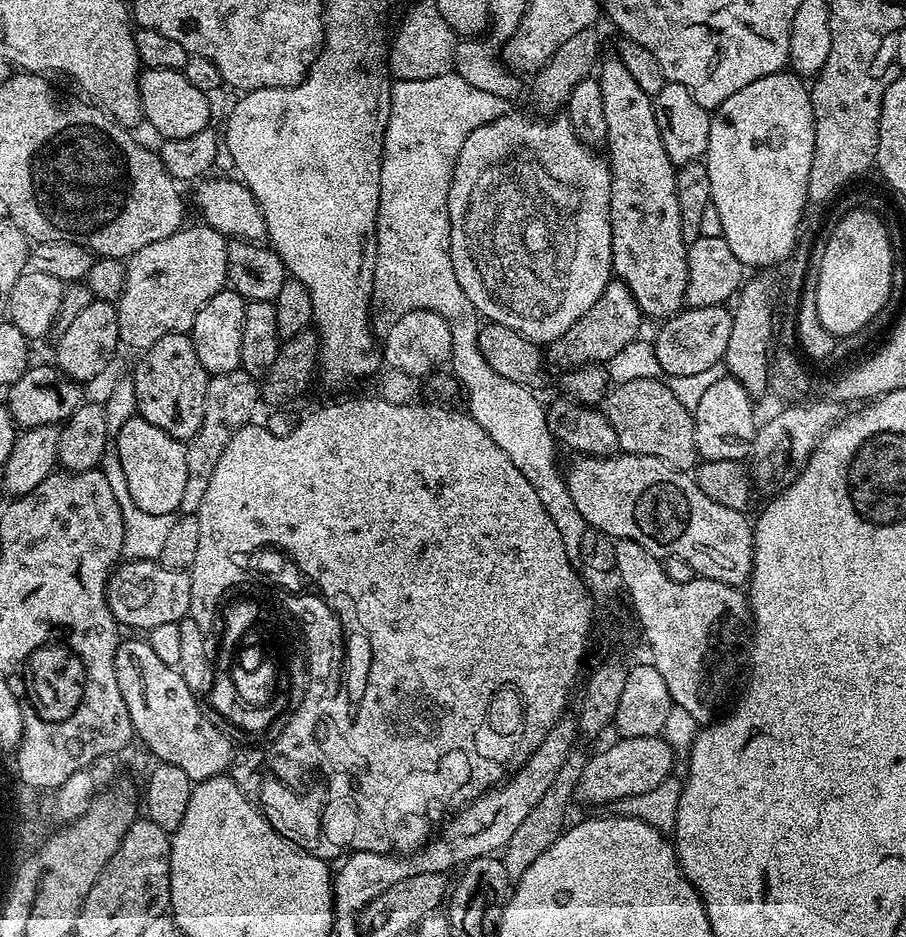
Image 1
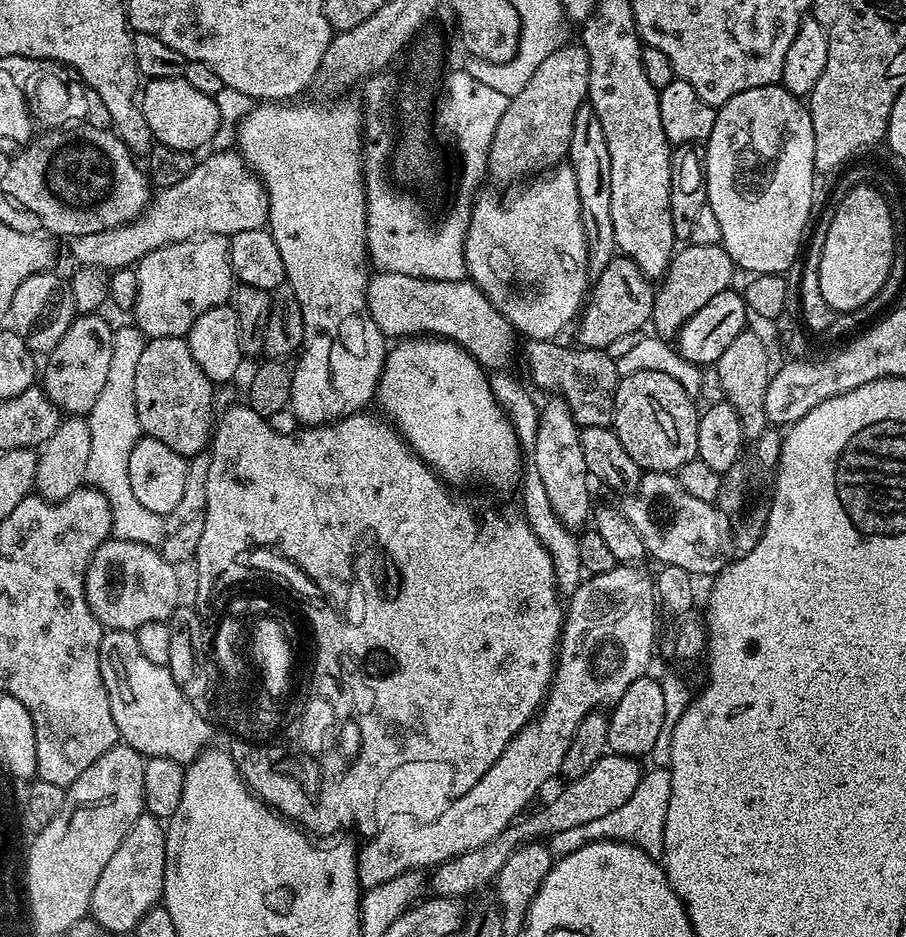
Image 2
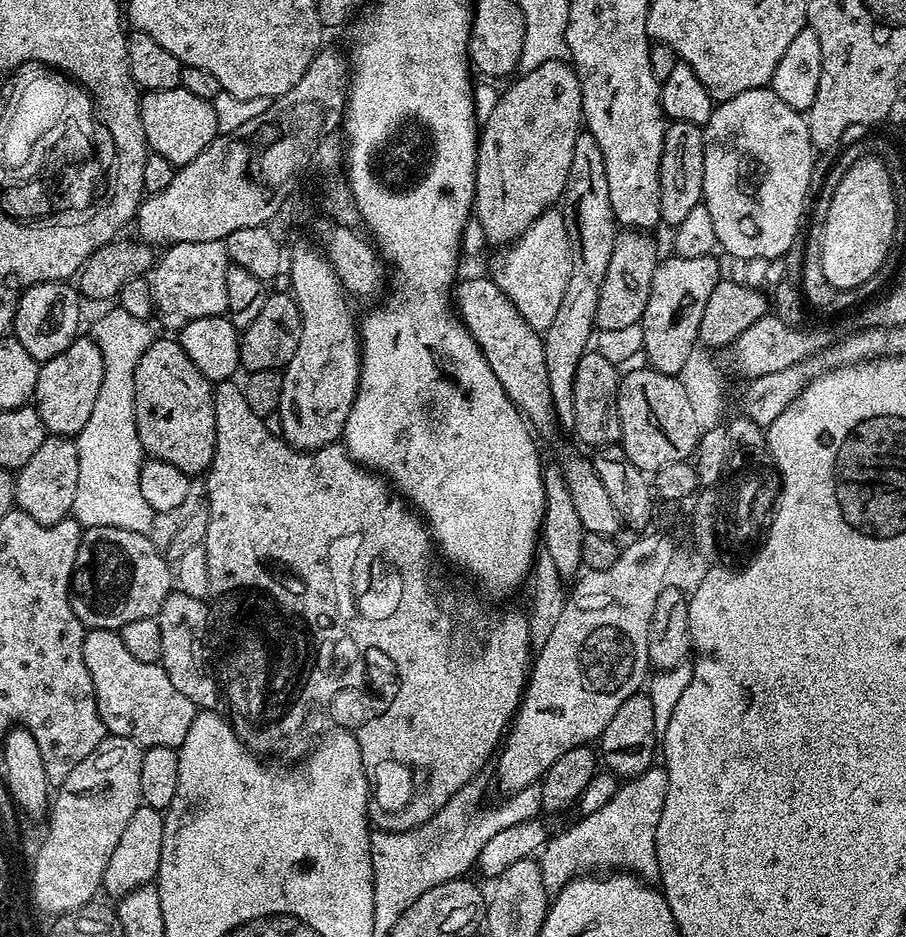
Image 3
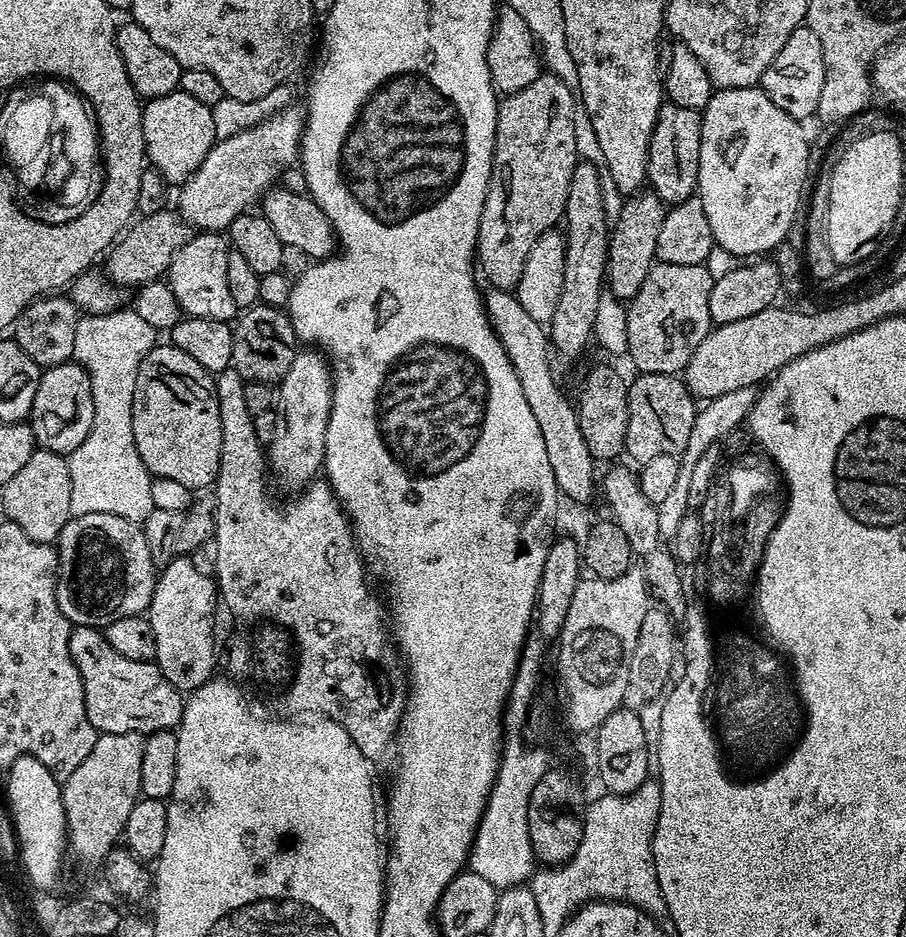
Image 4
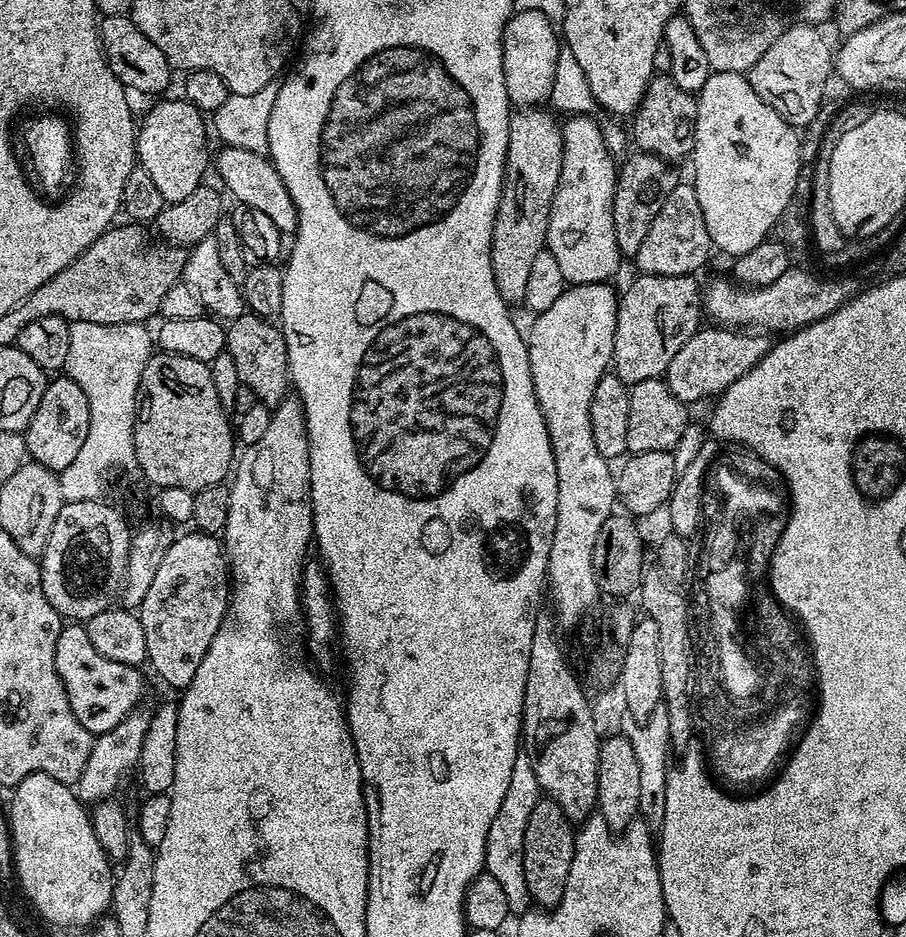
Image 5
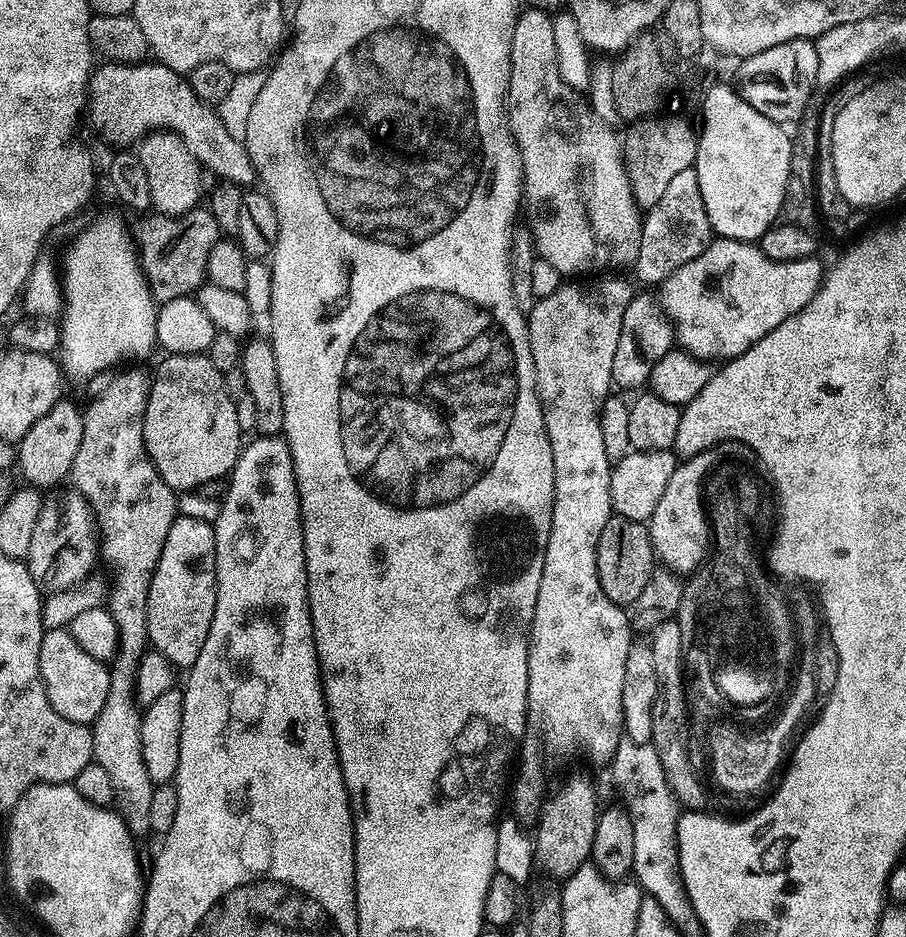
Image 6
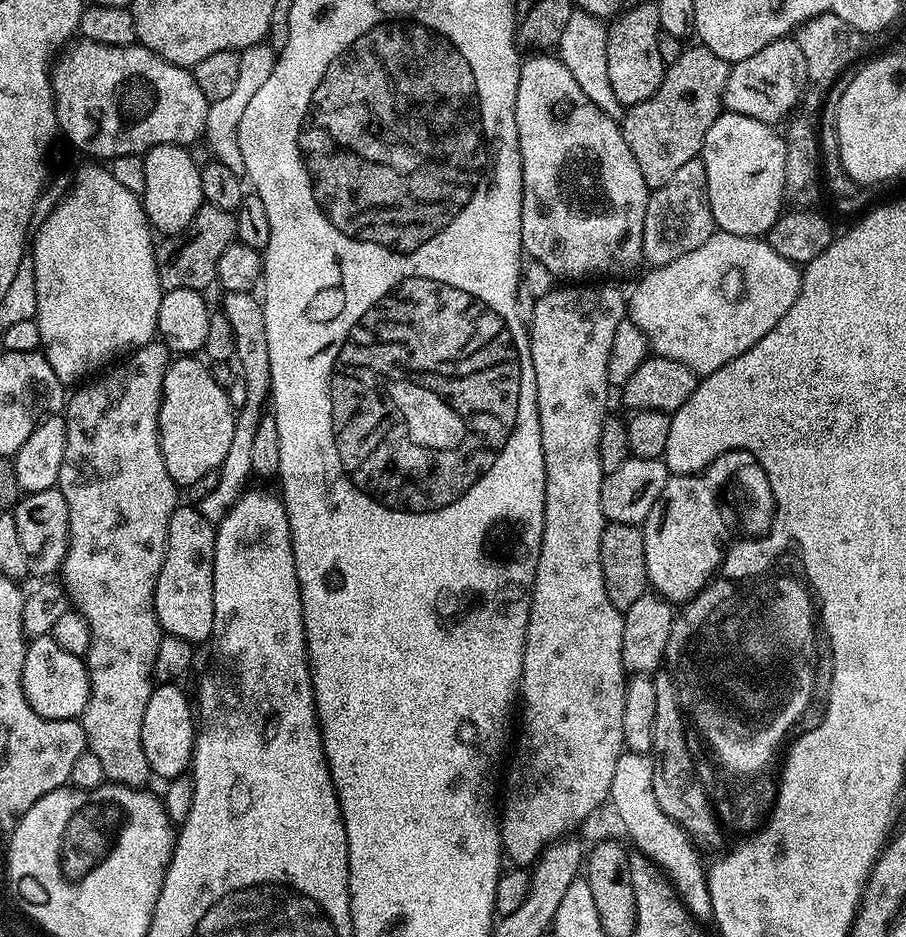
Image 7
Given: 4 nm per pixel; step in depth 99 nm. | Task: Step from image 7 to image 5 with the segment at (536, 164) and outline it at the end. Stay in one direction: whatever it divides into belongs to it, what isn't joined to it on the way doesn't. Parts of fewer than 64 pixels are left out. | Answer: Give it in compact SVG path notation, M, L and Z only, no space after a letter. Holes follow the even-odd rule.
M538 10L513 11L504 27L502 70L506 78L506 94L516 106L540 106L552 95L556 63L562 51L557 25ZM572 114L563 121L564 153L562 174L558 178L558 190L550 206L547 251L554 254L562 270L562 278L569 285L603 284L611 281L612 275L620 268L622 253L618 238L614 234L614 196L618 179L617 161L612 161L612 152L604 141L604 132L588 114Z

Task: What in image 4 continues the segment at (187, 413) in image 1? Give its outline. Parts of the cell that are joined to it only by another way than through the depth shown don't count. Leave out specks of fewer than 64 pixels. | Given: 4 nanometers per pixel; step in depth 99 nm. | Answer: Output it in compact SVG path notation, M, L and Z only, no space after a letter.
M171 342L157 343L156 347L142 358L142 366L138 366L138 382L134 386L134 406L132 407L132 425L134 426L134 446L138 446L138 458L146 466L146 470L152 473L155 478L170 478L180 485L193 490L204 490L207 486L215 485L216 475L220 469L220 459L222 458L222 418L218 414L218 394L216 393L216 381L213 373L206 371L190 354L182 354Z

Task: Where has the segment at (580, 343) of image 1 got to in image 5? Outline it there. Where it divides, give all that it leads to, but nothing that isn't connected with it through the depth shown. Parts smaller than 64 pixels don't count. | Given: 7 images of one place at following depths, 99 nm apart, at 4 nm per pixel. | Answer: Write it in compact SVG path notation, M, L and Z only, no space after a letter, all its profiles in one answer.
M637 151L635 155L619 165L614 196L614 234L621 253L628 258L635 257L638 246L642 246L650 231L650 222L658 218L662 202L666 202L670 190L678 183L678 176L672 169L675 167L669 161L651 152Z

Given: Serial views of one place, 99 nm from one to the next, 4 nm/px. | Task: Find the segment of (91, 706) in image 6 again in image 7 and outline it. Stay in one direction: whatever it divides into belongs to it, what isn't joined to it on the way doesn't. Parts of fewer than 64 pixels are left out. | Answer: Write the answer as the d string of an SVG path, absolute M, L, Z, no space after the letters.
M51 635L34 636L27 641L20 667L20 689L26 702L42 718L74 720L84 711L88 700L88 670L85 661L70 654Z

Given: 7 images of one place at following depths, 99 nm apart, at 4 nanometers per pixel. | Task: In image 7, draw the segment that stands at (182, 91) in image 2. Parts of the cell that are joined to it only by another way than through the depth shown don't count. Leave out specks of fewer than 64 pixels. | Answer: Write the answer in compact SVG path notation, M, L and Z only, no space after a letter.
M163 144L154 146L143 153L144 169L146 170L146 186L142 193L144 212L148 223L157 233L165 232L168 236L187 233L191 229L201 204L205 203L201 165L192 161L187 147L179 144Z

